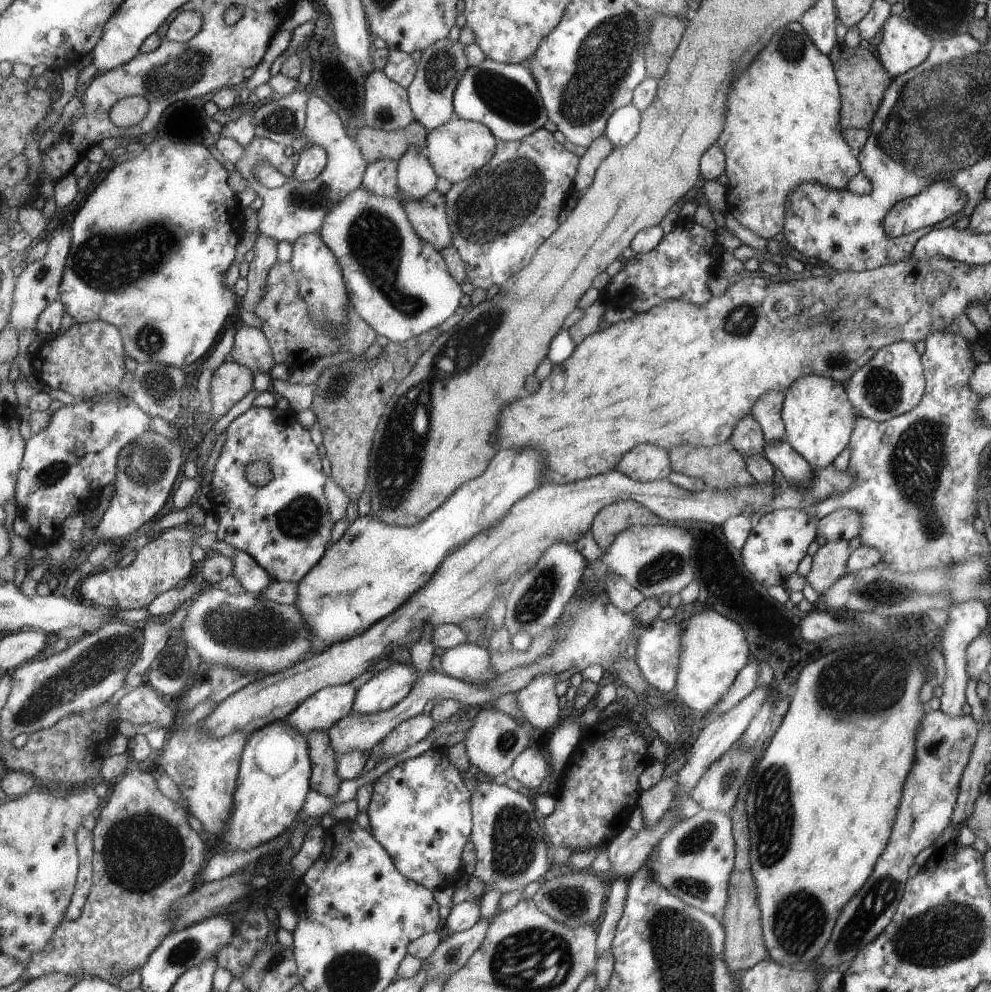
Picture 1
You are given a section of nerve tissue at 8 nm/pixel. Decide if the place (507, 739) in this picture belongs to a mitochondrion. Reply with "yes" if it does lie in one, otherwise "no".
yes

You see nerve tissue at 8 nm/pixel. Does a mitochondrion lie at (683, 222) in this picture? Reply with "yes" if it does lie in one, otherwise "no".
no

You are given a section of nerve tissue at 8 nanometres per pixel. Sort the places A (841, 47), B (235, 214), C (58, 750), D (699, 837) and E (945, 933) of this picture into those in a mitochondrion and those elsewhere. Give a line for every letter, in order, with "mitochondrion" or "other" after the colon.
A: other
B: other
C: other
D: mitochondrion
E: mitochondrion

